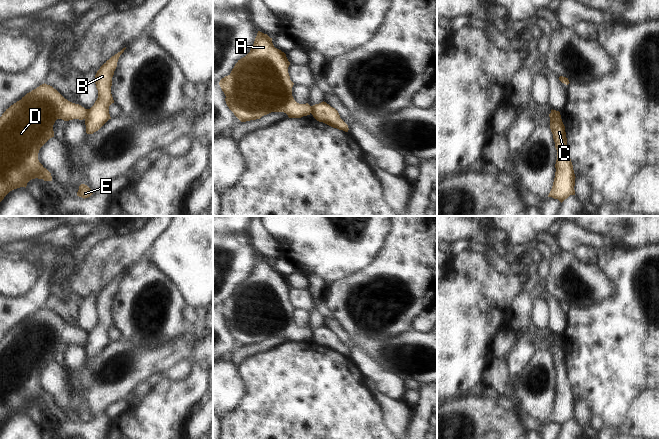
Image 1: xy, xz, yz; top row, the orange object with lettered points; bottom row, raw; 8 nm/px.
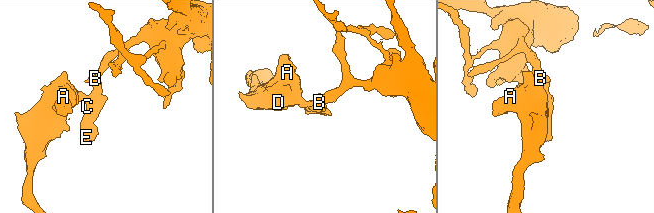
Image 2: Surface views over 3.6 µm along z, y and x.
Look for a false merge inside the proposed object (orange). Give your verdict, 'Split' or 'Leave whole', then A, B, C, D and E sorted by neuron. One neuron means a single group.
Split. Groups: A D / B C E

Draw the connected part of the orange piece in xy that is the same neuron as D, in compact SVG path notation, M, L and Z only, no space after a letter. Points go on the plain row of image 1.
M45 307L27 317L21 324L6 333L0 341L0 426L10 415L20 411L26 412L27 407L32 403L52 405L51 397L38 384L40 372L50 362L54 361L53 349L57 343L64 345L83 344L86 338L87 333L68 325L56 313Z

